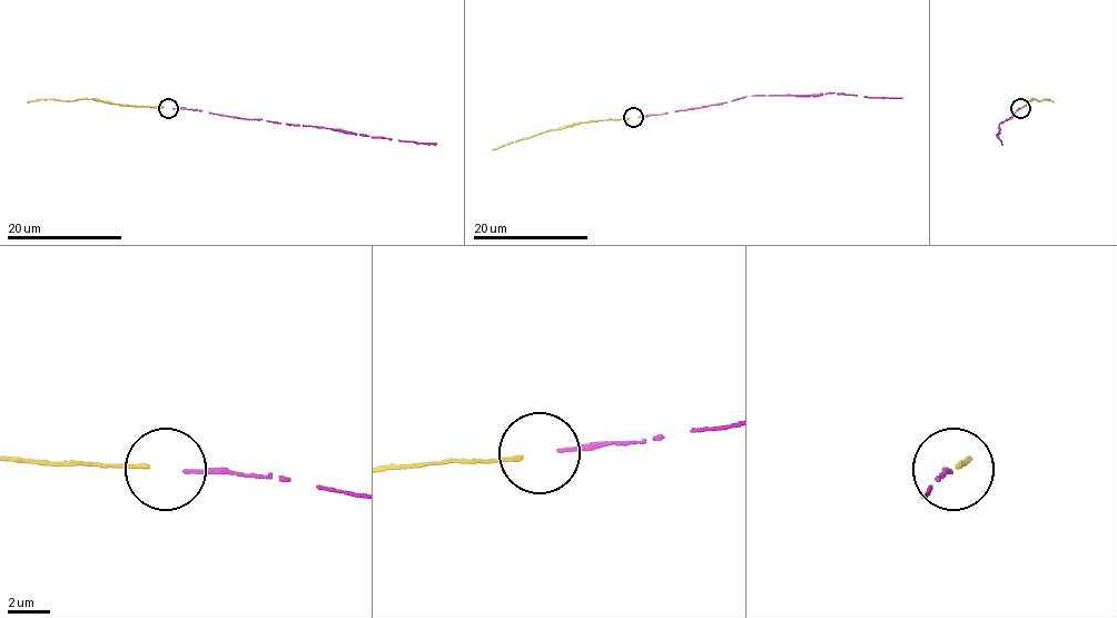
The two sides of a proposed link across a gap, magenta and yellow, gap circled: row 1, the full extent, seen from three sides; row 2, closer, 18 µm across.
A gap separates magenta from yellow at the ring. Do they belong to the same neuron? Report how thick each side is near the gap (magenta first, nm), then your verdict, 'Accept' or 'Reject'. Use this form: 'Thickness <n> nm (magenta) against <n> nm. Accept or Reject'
Thickness 180 nm (magenta) against 200 nm. Accept

